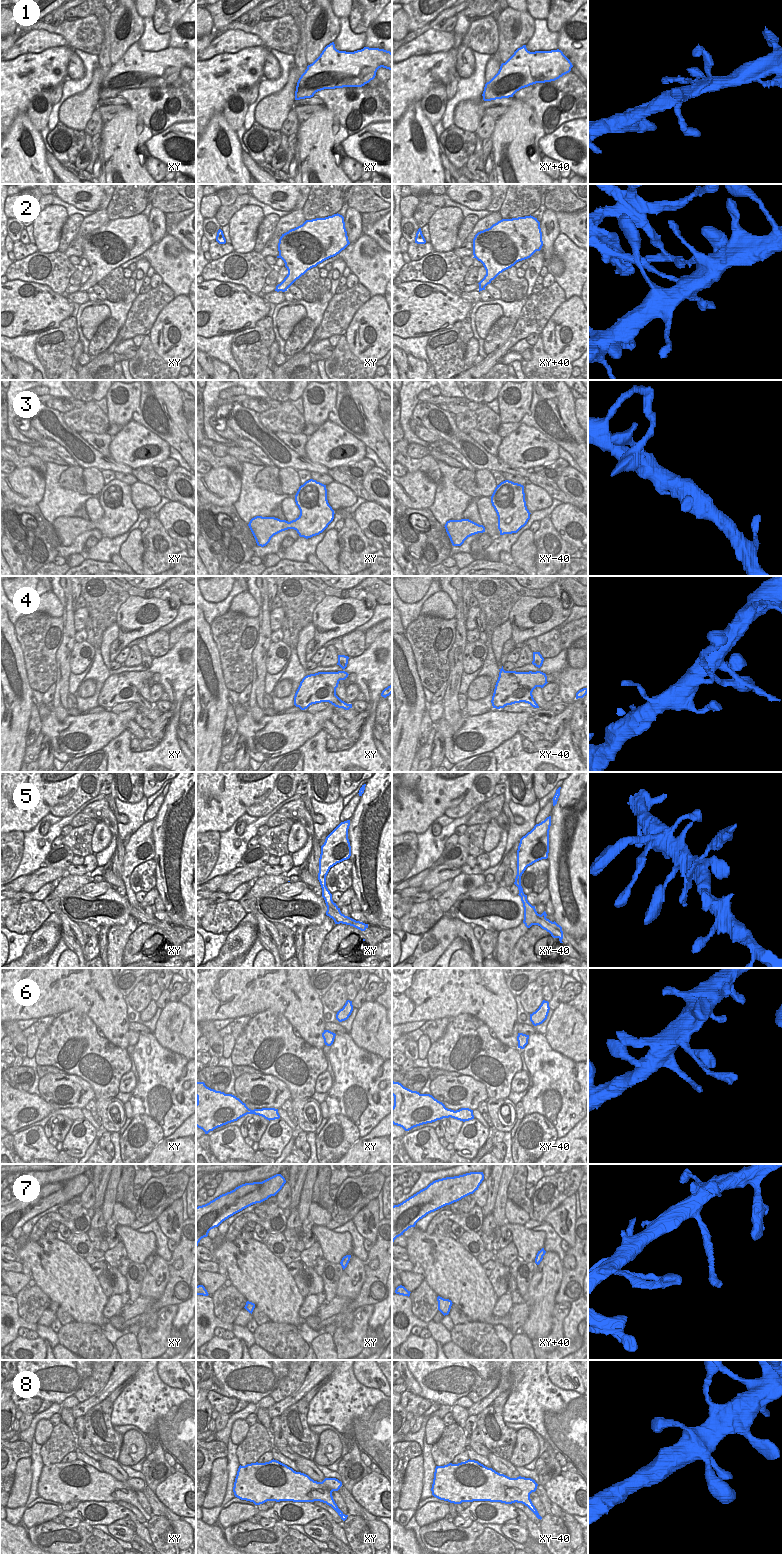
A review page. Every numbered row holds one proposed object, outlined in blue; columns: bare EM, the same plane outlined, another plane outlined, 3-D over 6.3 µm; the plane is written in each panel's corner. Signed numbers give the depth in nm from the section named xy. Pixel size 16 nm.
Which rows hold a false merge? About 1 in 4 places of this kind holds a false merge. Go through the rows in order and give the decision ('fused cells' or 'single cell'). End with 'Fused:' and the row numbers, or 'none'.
1: single cell
2: fused cells
3: single cell
4: single cell
5: fused cells
6: single cell
7: single cell
8: single cell
Fused: 2, 5

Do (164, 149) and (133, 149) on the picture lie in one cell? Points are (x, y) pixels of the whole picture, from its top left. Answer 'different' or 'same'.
different

